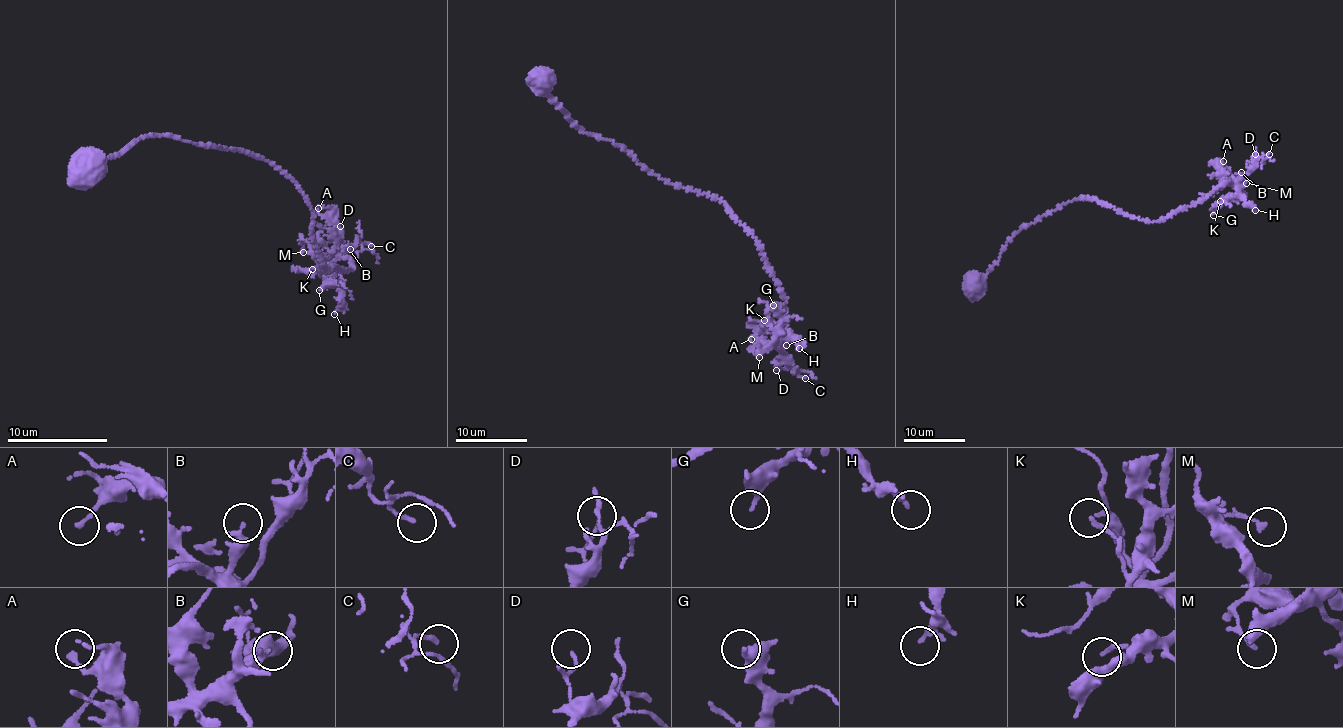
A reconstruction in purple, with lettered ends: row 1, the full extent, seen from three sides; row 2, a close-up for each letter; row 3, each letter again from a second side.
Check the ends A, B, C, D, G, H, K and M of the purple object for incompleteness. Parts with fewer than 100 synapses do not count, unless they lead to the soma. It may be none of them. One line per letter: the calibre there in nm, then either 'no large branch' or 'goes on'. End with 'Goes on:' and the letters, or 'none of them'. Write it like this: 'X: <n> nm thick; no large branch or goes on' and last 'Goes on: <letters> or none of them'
A: 180 nm thick; no large branch
B: 260 nm thick; no large branch
C: 150 nm thick; no large branch
D: 110 nm thick; no large branch
G: 280 nm thick; no large branch
H: 200 nm thick; no large branch
K: 160 nm thick; no large branch
M: 160 nm thick; no large branch
Goes on: none of them

